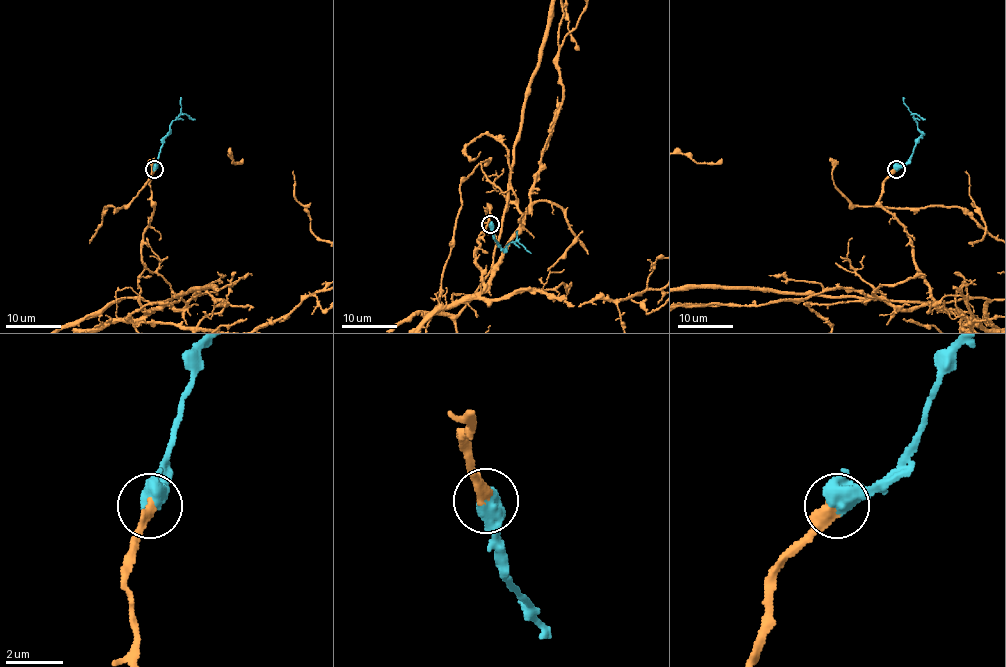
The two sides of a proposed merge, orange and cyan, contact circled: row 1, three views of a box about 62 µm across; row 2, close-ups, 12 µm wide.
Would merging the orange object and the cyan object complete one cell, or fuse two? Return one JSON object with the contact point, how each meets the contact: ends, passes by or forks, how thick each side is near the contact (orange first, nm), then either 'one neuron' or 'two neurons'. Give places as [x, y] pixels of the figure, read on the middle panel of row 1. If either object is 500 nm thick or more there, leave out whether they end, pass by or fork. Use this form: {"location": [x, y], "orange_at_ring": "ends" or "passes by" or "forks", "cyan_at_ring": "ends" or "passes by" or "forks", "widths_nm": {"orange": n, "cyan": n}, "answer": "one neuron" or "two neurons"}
{"location": [490, 224], "widths_nm": {"orange": 400, "cyan": 550}, "answer": "one neuron"}

